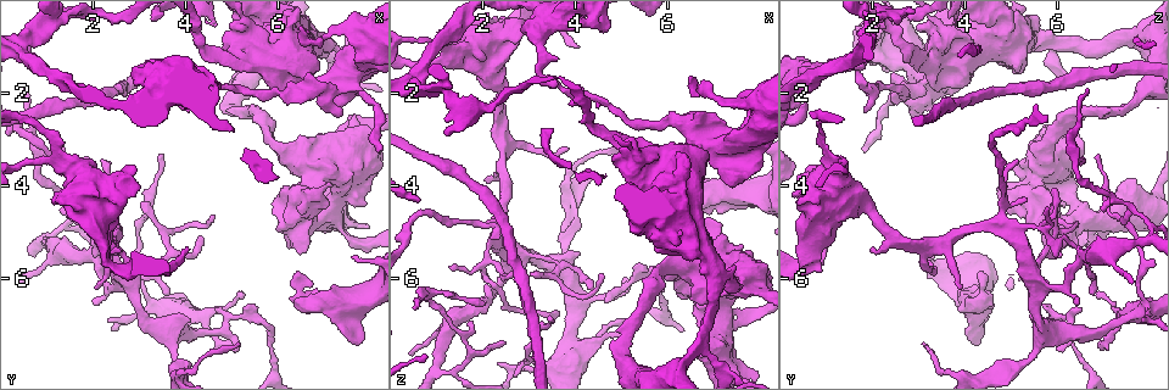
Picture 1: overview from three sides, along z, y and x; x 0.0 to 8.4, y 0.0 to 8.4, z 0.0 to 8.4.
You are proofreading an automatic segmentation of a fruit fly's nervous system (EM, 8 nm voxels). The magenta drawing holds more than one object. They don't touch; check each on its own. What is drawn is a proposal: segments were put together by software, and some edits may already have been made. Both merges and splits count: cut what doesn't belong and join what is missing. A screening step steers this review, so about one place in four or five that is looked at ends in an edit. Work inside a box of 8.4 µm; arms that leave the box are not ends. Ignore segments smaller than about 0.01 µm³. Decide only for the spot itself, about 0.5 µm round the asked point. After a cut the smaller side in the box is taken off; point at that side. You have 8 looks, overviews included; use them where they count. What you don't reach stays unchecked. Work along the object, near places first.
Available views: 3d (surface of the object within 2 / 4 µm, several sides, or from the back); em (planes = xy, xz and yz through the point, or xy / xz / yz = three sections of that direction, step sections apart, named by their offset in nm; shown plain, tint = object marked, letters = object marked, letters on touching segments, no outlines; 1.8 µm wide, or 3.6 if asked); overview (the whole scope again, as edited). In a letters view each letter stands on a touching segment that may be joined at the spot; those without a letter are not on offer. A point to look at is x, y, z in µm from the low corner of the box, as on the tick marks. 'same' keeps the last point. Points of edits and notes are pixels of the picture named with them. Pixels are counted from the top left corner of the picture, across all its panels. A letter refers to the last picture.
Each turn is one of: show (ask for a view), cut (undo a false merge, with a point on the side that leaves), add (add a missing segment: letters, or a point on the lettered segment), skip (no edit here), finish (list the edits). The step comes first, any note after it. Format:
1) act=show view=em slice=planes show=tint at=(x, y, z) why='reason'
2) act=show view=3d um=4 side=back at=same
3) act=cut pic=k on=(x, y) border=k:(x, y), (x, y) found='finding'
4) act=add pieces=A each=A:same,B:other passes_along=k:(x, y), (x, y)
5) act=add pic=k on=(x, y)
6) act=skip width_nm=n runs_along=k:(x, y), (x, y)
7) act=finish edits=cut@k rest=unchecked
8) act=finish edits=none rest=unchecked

act=show view=em slice=yz step=4 show=plain at=(3.85, 6.80, 7.45) why='four arms meet'

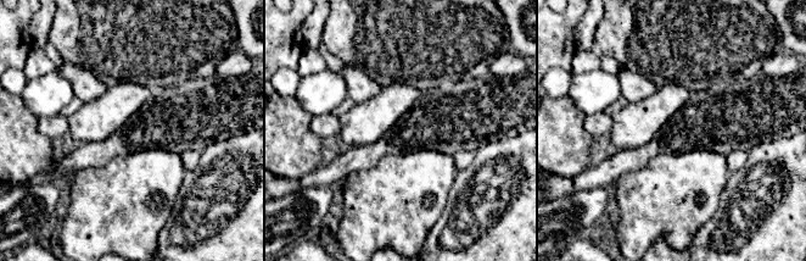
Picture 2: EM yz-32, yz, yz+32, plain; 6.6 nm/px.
act=show view=em slice=yz step=4 show=letters at=same

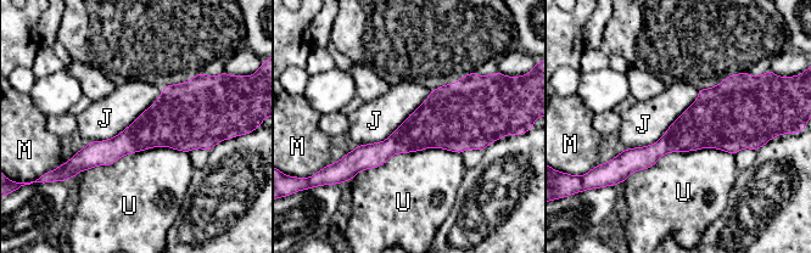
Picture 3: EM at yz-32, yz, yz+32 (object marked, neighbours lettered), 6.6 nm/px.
act=skip width_nm=280 each=J:other,M:other,U:other border=3:(698, 89), (658, 140), (627, 149) found='one neuron here'

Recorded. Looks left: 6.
act=show view=em slice=planes show=letters at=(7.60, 5.45, 3.30) why='branch stops here'

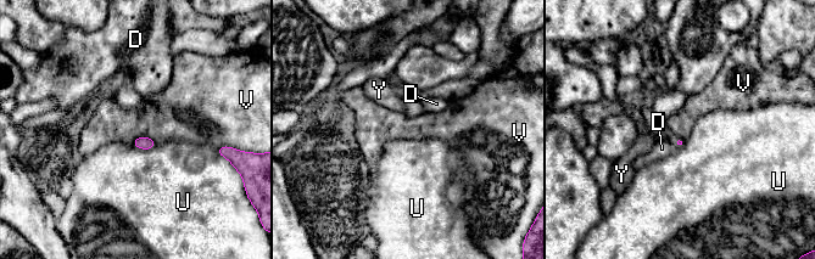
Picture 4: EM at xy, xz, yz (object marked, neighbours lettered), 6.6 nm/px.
act=skip each=D:other,U:other,V:other,Y:other border=4:(132, 142), (143, 136), (156, 142) found='none of them fits'

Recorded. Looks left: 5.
act=show view=em slice=xz step=16 show=tint at=(5.20, 7.45, 3.15) why='free end'

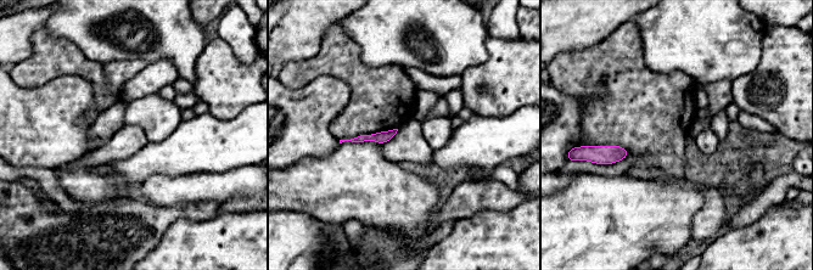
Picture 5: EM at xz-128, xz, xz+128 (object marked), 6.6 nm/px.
act=show view=em slice=planes show=letters at=same

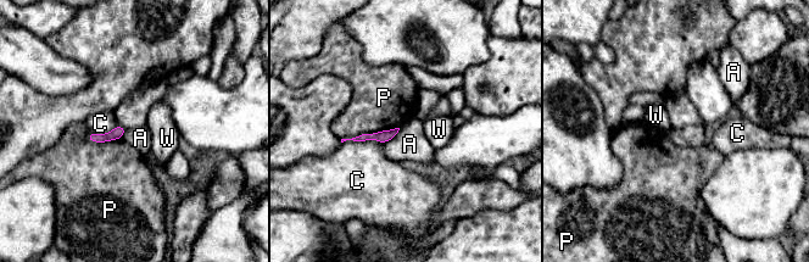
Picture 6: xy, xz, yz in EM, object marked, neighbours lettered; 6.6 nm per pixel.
act=skip longest_contact=C:260nm each=A:other,C:other,P:other,W:other found='none of them fits'

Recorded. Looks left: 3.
act=show view=em slice=yz step=16 show=letters at=(7.05, 4.00, 4.80) why='branch stops here'

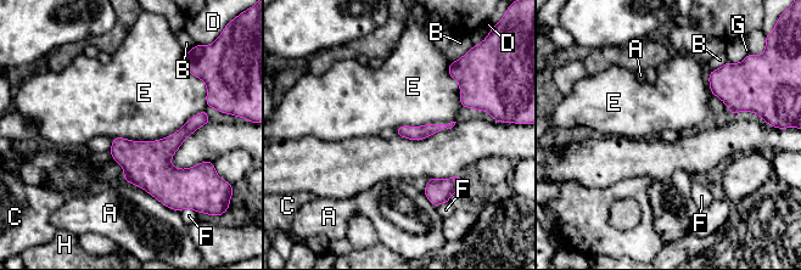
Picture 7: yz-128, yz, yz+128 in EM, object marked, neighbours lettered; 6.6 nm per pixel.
act=show view=em slice=planes show=letters at=same

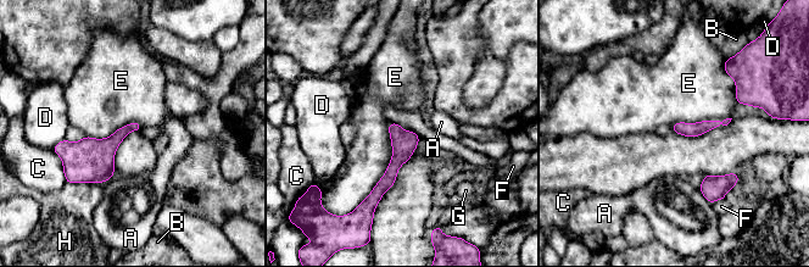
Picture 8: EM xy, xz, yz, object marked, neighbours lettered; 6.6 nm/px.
act=skip each=A:other,B:other,C:other,D:other,E:other,F:other,G:other,H:other runs_along=8:(392, 126), (399, 159), (374, 198) found='none of them fits'

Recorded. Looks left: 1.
act=finish edits=none rest=unchecked

